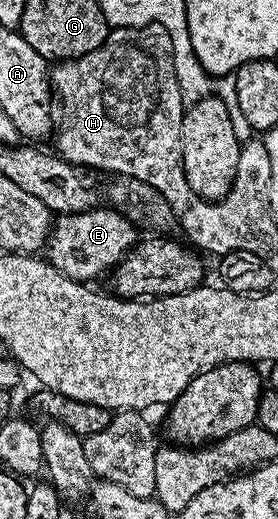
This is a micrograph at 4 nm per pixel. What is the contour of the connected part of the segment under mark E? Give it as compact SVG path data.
M111 206L99 207L60 215L51 225L51 235L45 245L45 259L71 280L95 282L91 280L98 276L106 277L137 243L136 225L124 213Z

